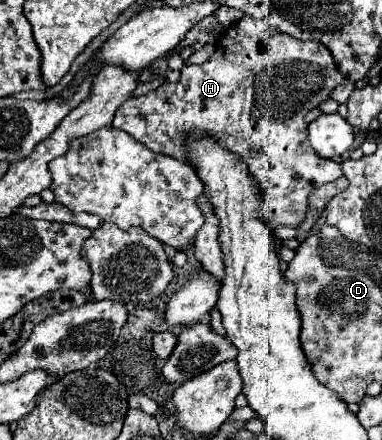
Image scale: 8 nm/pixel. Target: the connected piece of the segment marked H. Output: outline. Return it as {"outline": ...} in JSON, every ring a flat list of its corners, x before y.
{"outline":[[244,16,222,34,222,38,214,46,214,54,210,56,210,60,206,60,204,64,184,62,180,82,166,82,144,96,128,100,116,112,112,126,128,132,152,152,166,154,186,164,190,162,186,160,188,150,184,148,184,140,192,132,214,138,218,144,226,146,232,154,240,156,248,164,250,174,262,190,264,206,260,214,268,228,274,230,278,224,296,228,306,216,308,194,314,188,320,188,322,184,328,184,342,176,340,164,336,164,334,160,322,160,318,158,318,154,314,154,308,142,308,124,304,116,310,110,318,108,324,100,328,100,332,90,344,80,346,78,338,72,336,60,322,42,296,40,288,34,272,30,264,20]]}

